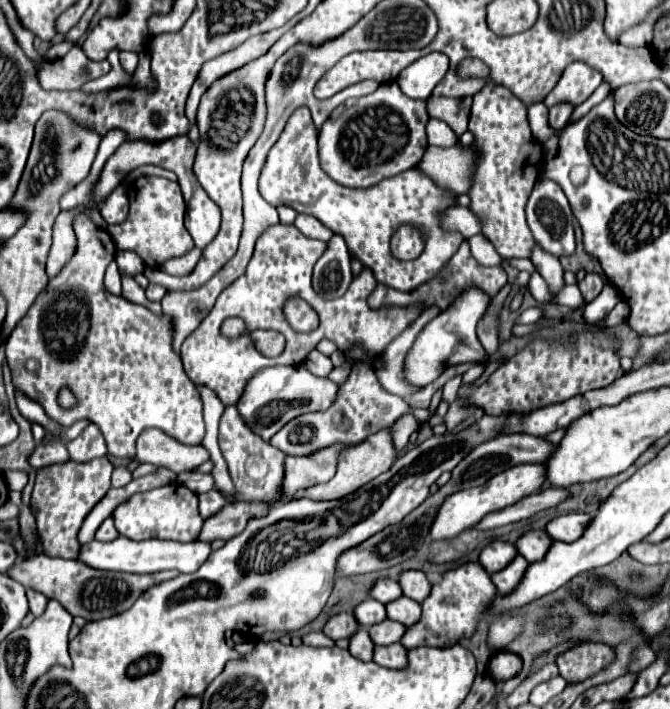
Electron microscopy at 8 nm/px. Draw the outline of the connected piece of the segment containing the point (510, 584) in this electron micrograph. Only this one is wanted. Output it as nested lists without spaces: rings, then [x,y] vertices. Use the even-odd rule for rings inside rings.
[[[517,555],[517,557],[507,565],[507,569],[501,569],[501,571],[497,571],[497,573],[491,575],[491,581],[495,583],[499,595],[507,595],[507,593],[511,593],[511,591],[517,587],[517,583],[521,581],[527,565],[529,565],[529,563],[525,561],[525,557]]]

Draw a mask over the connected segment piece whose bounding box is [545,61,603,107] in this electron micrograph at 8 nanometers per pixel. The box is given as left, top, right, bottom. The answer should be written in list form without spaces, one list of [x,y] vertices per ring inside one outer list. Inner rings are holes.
[[[571,63],[561,81],[557,83],[557,89],[553,89],[547,97],[545,97],[545,105],[553,107],[561,101],[571,103],[571,105],[581,105],[585,99],[591,97],[591,93],[601,85],[601,73],[593,71],[589,65],[585,63]]]

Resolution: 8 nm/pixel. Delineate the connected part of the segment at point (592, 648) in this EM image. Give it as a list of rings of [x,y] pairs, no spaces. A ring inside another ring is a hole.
[[[579,641],[573,645],[573,649],[567,649],[565,653],[557,655],[557,667],[559,673],[569,681],[583,681],[585,677],[591,677],[605,669],[613,661],[613,649],[599,641]]]

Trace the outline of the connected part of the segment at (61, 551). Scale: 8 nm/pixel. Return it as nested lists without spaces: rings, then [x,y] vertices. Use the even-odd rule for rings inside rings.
[[[97,457],[87,463],[77,463],[77,461],[69,459],[59,465],[41,467],[37,471],[35,499],[31,499],[31,505],[37,509],[37,513],[35,513],[37,531],[39,531],[45,555],[77,559],[79,547],[81,547],[77,541],[77,533],[79,533],[81,523],[85,521],[87,513],[109,491],[111,471],[113,471],[113,465],[107,457]]]

